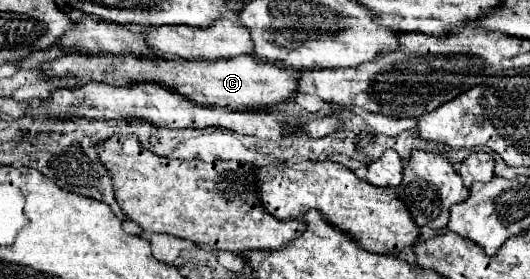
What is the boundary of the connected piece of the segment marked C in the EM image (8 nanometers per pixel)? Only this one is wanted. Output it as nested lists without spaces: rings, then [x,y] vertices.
[[[67,54],[55,62],[55,76],[63,78],[77,78],[79,82],[99,80],[109,84],[127,84],[127,82],[159,82],[169,86],[187,98],[211,104],[211,106],[225,106],[233,110],[259,110],[269,108],[271,104],[289,102],[291,96],[297,94],[293,90],[293,74],[301,74],[301,70],[293,70],[287,66],[273,66],[269,62],[255,62],[253,56],[237,56],[231,60],[217,60],[217,62],[201,62],[201,60],[143,60],[131,54],[123,58],[113,56],[81,56],[81,54]]]

